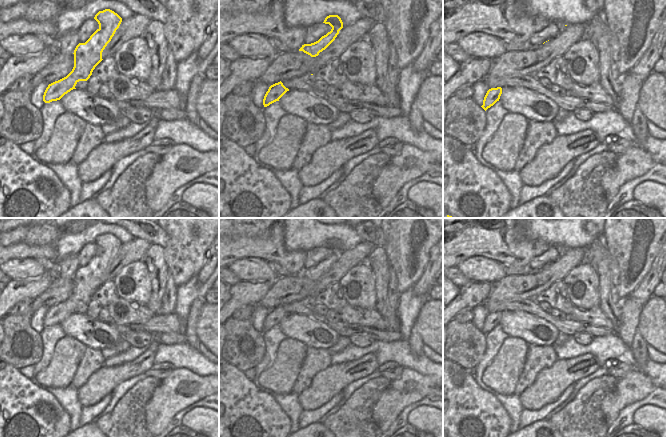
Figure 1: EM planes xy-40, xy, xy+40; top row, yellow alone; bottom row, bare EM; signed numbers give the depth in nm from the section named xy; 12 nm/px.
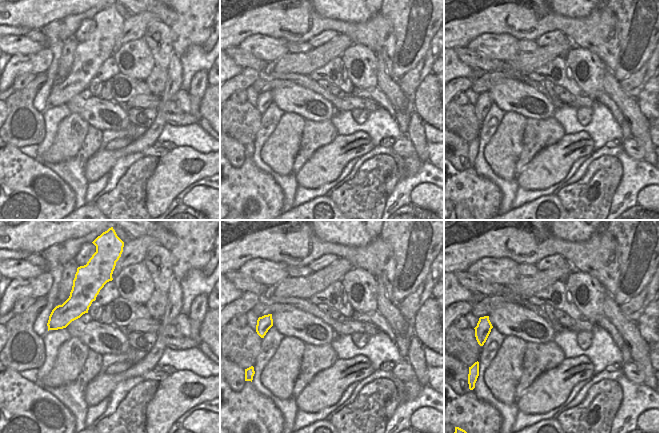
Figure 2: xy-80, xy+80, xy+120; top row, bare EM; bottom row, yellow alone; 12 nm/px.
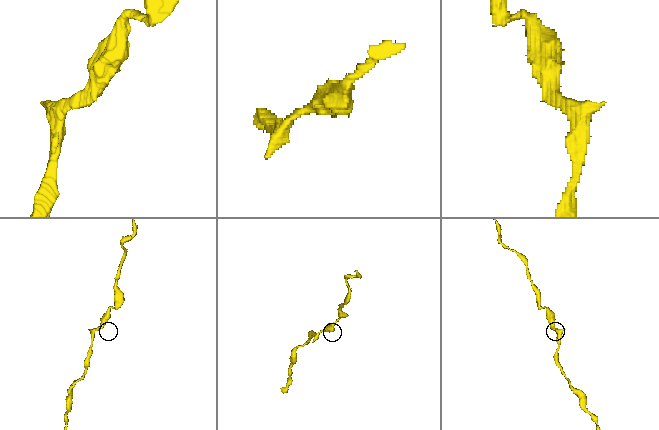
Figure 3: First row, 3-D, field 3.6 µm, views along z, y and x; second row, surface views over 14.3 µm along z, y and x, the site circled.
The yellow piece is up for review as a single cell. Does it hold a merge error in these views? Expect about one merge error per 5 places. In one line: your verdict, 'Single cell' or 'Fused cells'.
Single cell.

